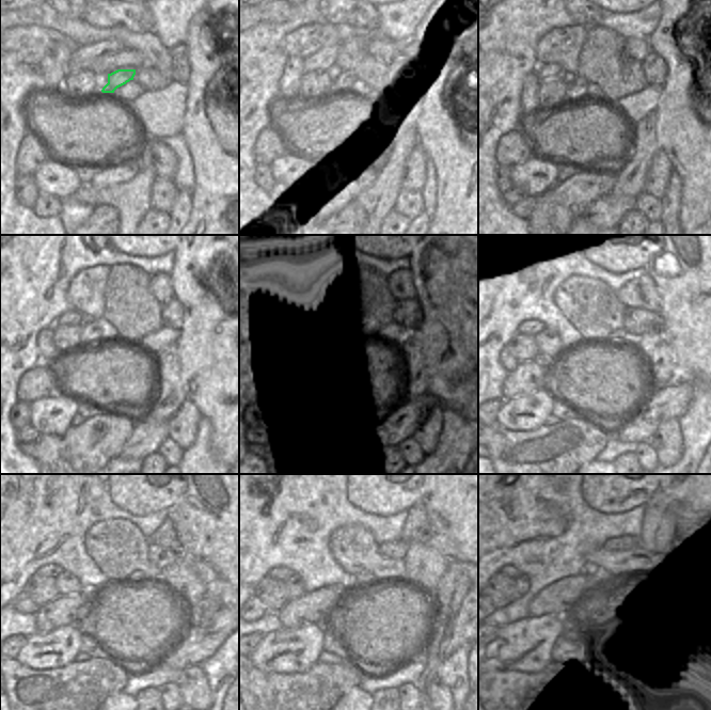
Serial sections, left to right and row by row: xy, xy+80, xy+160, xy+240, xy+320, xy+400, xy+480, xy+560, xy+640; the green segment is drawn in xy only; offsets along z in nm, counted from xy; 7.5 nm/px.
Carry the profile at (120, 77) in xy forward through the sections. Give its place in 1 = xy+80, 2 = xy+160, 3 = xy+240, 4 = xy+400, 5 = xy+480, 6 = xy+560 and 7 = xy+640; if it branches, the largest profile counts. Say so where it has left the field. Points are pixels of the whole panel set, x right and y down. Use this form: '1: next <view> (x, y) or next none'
1: next xy+80 (340, 85)
2: next xy+160 (577, 84)
3: next xy+240 (91, 334)
4: next xy+400 (549, 343)
5: next xy+480 (66, 583)
6: next xy+560 (295, 587)
7: next xy+640 (522, 585)

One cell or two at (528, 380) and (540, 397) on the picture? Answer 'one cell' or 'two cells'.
two cells

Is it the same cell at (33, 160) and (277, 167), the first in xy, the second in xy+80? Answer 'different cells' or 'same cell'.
different cells

